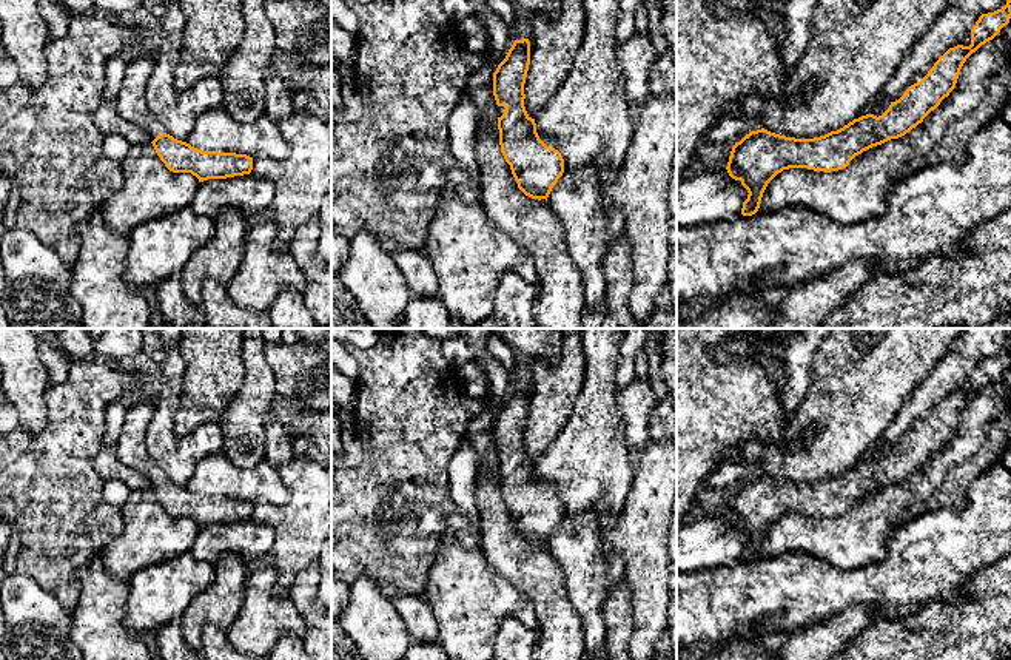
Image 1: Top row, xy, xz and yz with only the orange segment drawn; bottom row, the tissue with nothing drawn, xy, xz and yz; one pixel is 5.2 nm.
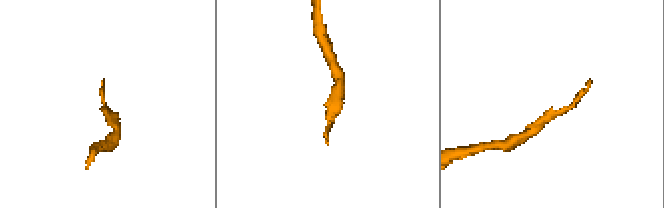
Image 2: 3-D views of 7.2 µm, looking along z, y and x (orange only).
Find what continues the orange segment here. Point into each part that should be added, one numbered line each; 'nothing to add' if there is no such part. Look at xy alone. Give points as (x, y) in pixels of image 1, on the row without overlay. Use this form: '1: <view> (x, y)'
1: xy (131, 451)

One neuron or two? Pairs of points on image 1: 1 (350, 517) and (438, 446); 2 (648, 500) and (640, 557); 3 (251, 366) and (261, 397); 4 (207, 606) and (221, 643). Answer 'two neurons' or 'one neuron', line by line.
1: one neuron
2: one neuron
3: one neuron
4: two neurons

